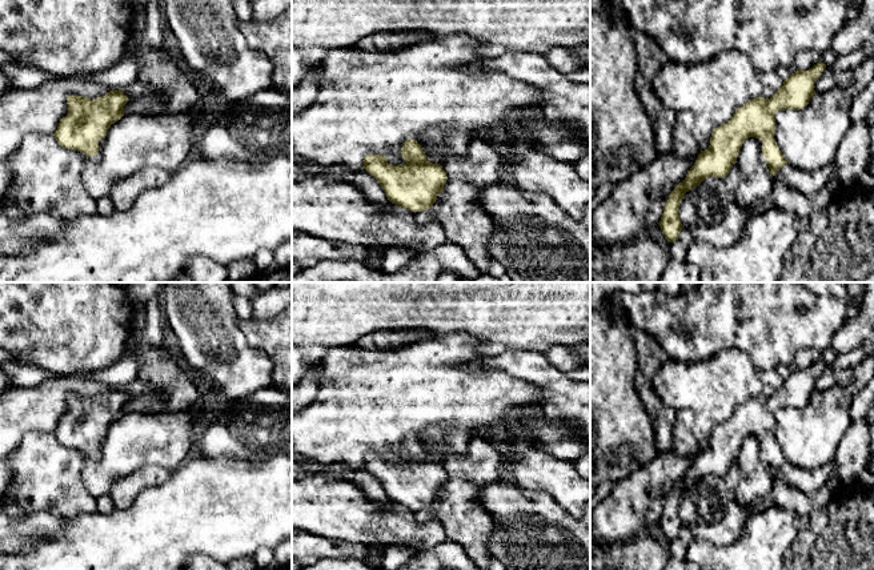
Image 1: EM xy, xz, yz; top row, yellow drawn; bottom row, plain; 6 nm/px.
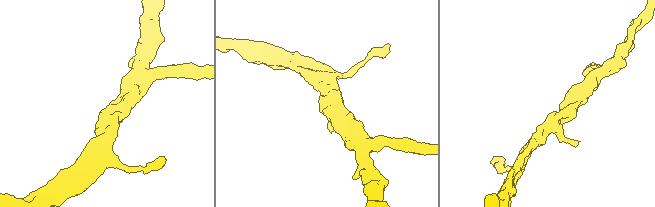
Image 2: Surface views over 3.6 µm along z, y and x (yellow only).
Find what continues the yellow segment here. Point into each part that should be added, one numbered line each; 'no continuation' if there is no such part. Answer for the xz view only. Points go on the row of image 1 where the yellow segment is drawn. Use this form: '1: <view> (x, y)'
no continuation

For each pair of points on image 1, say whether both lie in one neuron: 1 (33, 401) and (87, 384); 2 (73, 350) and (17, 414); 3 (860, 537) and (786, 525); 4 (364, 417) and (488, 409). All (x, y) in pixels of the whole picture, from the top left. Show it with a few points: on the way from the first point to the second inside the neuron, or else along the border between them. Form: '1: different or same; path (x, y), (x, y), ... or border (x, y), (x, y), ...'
1: same; path (47, 398), (59, 386), (73, 384)
2: different; border (88, 369), (57, 376)
3: different; border (800, 517), (798, 534), (785, 556)
4: same; path (395, 409), (457, 409)

